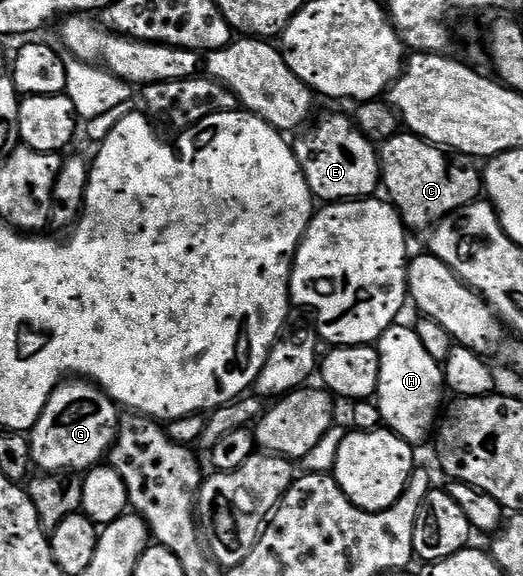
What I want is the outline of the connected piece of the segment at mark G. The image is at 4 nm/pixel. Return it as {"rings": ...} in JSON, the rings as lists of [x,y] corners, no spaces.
{"rings":[[[86,378],[60,383],[29,432],[32,464],[43,473],[86,473],[100,466],[110,456],[120,418],[119,404]]]}

